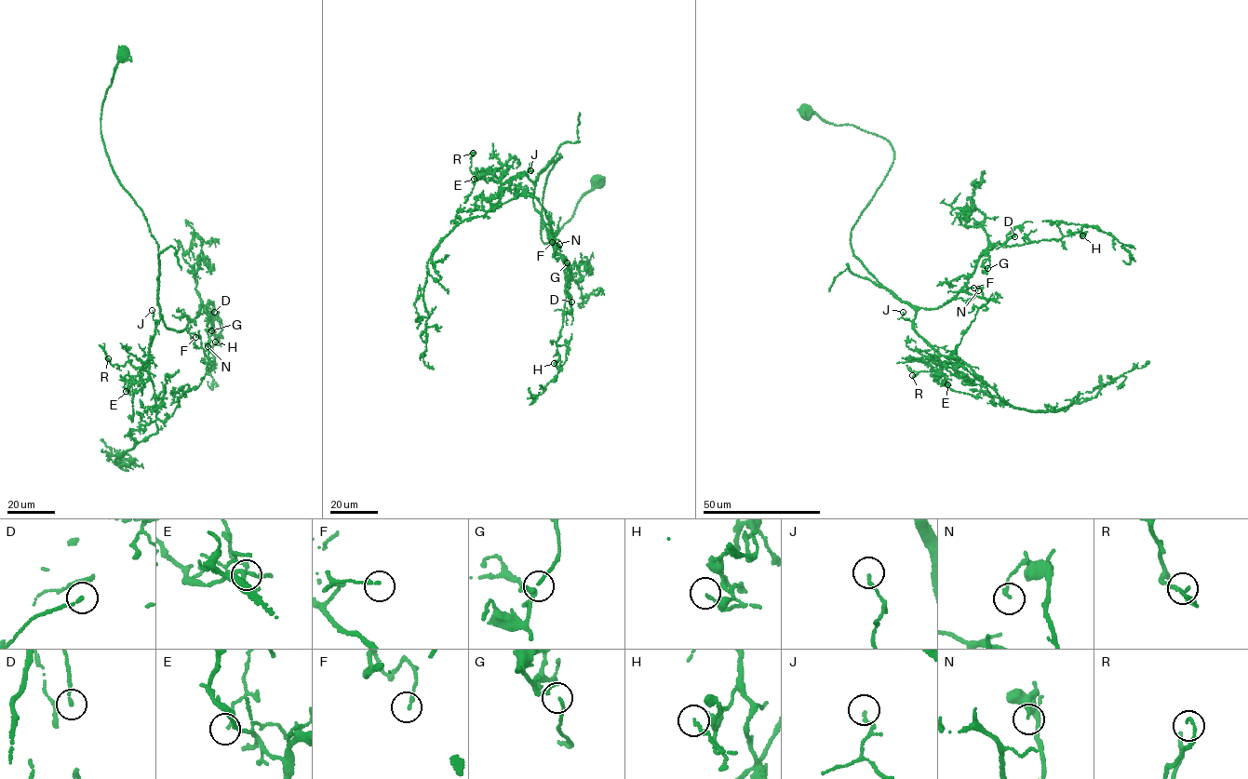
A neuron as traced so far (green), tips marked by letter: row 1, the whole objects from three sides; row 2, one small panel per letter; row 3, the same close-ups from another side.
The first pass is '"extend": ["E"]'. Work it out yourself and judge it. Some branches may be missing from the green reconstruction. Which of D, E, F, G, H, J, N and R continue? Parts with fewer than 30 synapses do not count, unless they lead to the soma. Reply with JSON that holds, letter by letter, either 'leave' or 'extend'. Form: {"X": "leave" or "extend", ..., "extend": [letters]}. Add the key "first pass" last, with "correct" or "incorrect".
{"D": "leave", "E": "leave", "F": "leave", "G": "leave", "H": "leave", "J": "leave", "N": "leave", "R": "leave", "extend": [], "first pass": "incorrect"}

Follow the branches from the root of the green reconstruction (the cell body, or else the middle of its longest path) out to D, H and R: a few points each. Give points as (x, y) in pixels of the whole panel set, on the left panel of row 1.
D: (123, 52), (100, 131), (113, 170), (157, 244), (164, 324), (181, 332), (201, 305), (214, 312)
H: (123, 52), (102, 108), (106, 154), (157, 244), (164, 324), (181, 332), (202, 305), (215, 342)
R: (123, 52), (100, 131), (113, 170), (157, 244), (161, 316), (145, 368), (113, 365), (108, 358)

